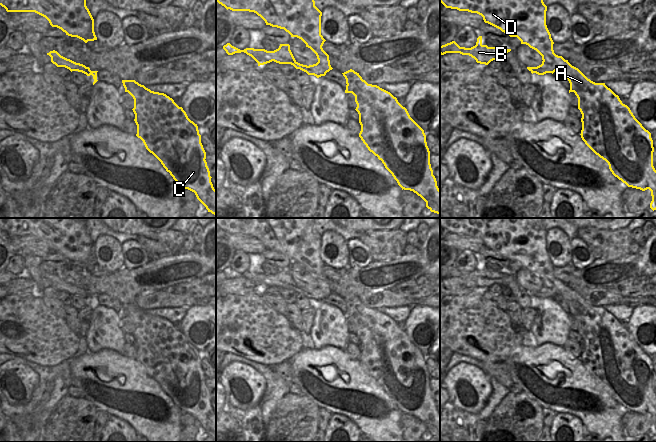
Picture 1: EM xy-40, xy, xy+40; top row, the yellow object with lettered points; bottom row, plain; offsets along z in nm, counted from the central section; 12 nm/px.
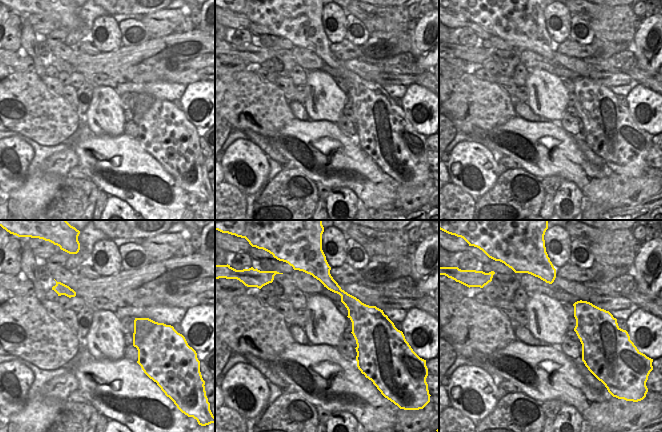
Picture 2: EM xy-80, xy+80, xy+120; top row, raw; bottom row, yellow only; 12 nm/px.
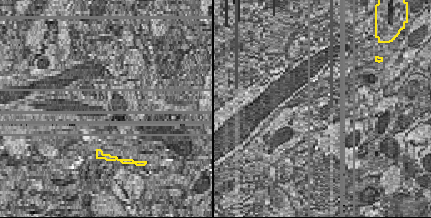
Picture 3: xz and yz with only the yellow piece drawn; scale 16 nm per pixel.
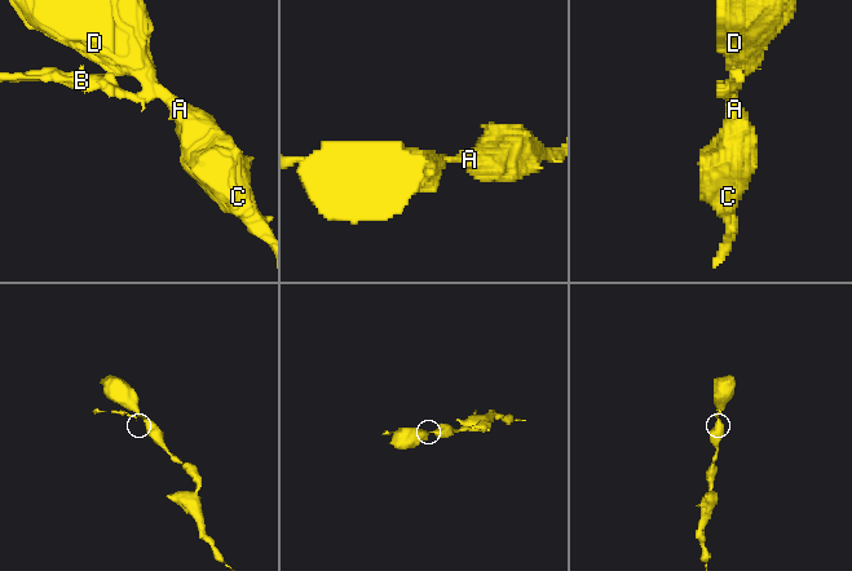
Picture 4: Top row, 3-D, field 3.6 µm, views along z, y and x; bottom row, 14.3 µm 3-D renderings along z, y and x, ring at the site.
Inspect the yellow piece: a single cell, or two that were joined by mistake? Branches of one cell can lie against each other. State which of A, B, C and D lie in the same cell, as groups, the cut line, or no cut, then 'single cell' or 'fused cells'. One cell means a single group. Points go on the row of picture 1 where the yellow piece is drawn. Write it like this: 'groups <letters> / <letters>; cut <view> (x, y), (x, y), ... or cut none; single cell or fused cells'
groups A C D / B; cut xy (308, 66), (306, 72); fused cells

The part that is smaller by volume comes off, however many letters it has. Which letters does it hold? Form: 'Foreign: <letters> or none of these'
Foreign: B

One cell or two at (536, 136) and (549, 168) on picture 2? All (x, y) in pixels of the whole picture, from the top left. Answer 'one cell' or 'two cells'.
one cell

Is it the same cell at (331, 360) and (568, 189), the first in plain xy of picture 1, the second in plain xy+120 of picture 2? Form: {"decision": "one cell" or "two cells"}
{"decision": "two cells"}

